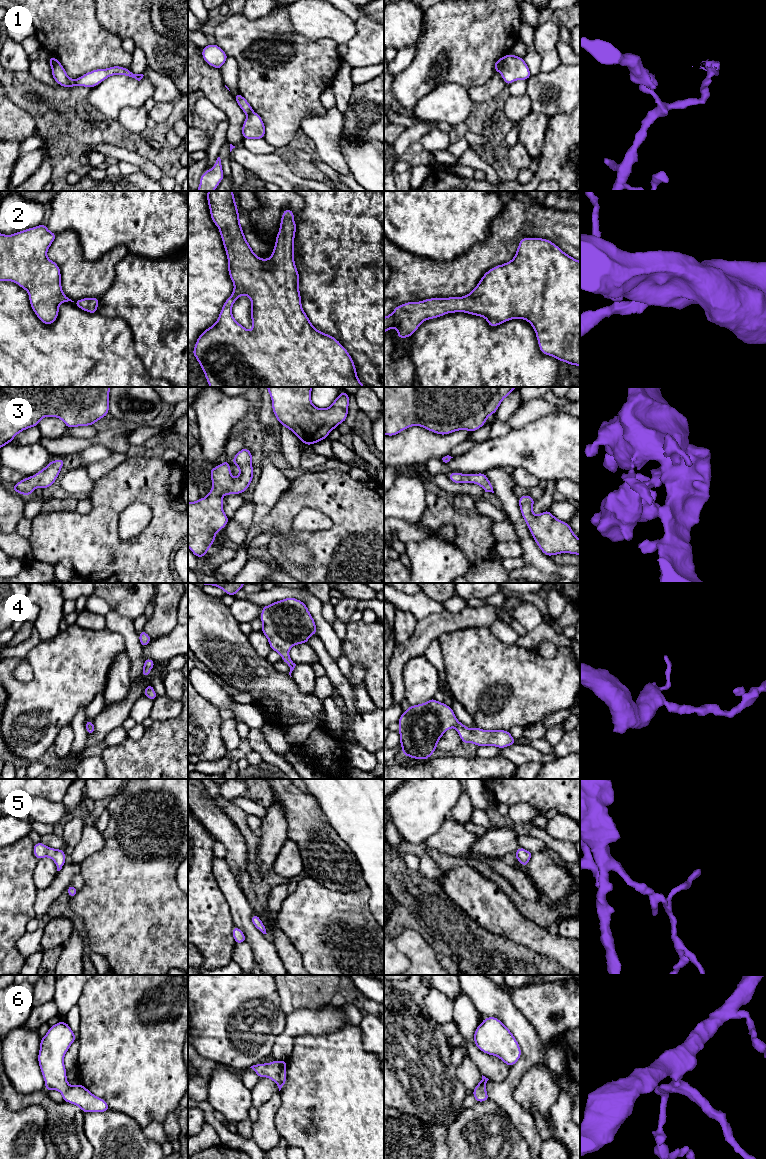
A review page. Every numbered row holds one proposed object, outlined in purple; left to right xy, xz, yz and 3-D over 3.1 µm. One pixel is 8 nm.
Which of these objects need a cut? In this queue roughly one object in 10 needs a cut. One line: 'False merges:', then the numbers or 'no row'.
False merges: 1

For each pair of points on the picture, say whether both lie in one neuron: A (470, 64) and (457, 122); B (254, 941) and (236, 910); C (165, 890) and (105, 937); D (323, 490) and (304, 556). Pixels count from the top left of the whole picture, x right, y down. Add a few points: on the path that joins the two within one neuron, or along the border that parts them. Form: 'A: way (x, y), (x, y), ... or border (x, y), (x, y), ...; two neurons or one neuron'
A: border (442, 84), (458, 83), (468, 89); two neurons
B: way (251, 933), (241, 918); one neuron
C: way (150, 903), (147, 903), (120, 927); one neuron
D: border (314, 555), (306, 566), (296, 566), (289, 560); two neurons

